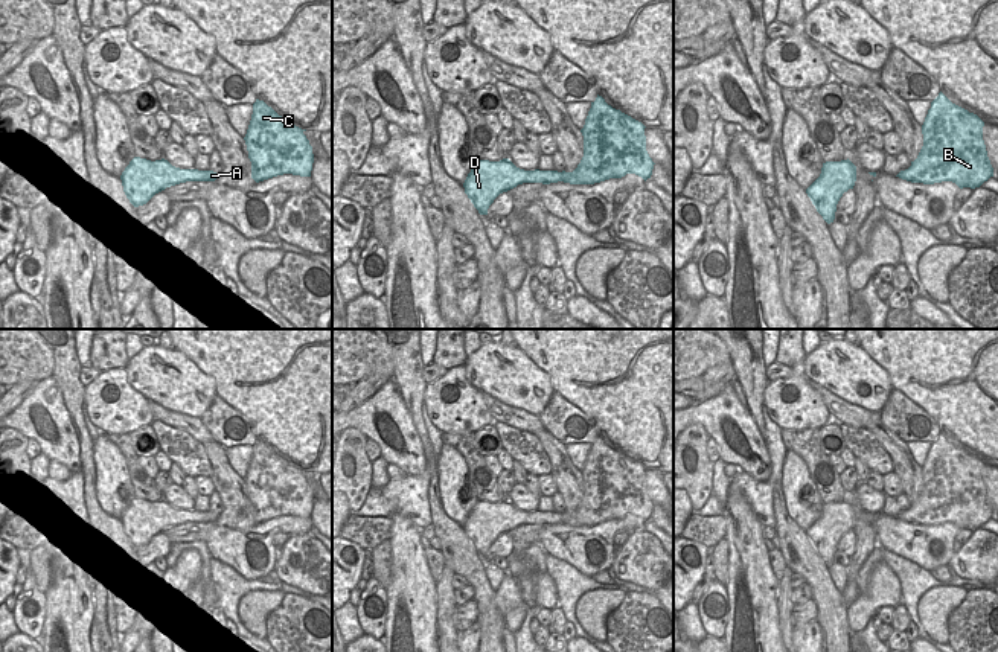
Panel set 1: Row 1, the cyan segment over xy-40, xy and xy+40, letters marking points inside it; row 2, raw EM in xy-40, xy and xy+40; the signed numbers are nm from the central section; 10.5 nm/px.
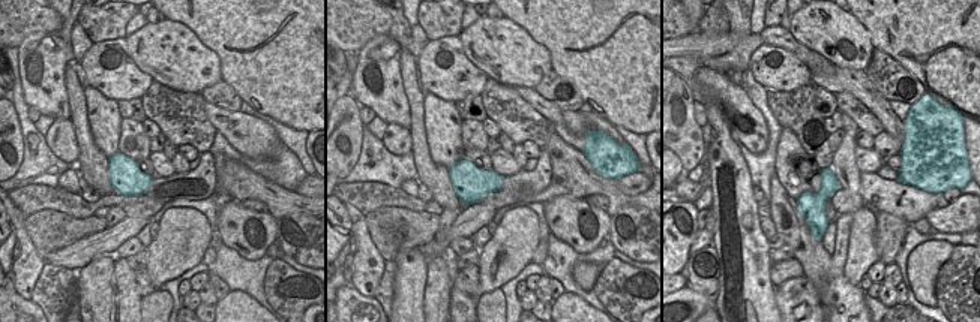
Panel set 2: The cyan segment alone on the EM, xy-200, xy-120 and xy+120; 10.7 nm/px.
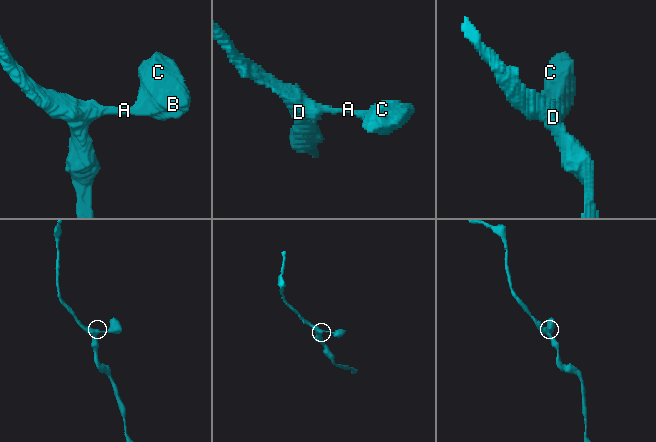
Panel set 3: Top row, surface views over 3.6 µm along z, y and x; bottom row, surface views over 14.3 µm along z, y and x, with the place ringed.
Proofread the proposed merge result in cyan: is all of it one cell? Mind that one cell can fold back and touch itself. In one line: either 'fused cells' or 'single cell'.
single cell

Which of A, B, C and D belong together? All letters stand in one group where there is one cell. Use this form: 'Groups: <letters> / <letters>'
Groups: A B C D.

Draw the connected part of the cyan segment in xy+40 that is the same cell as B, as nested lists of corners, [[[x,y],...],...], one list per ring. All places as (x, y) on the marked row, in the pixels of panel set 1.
[[[940,91],[922,125],[923,146],[917,158],[896,177],[911,183],[952,181],[960,189],[980,187],[993,177],[983,126],[977,114],[952,104]]]

